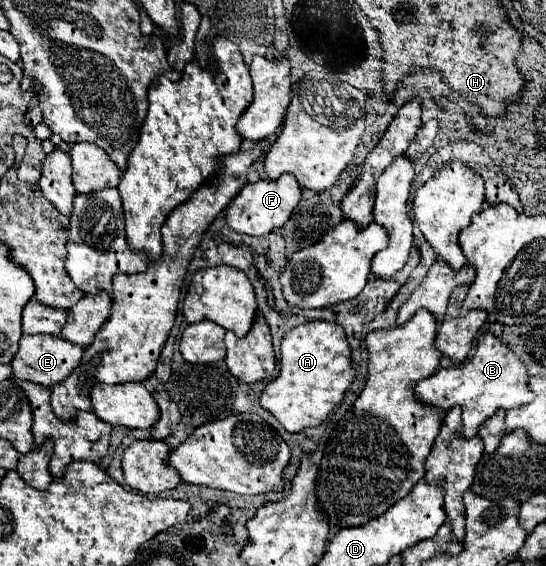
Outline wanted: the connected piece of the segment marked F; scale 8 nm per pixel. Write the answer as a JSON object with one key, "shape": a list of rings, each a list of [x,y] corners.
{"shape":[[[283,174],[279,180],[259,180],[253,184],[245,184],[227,208],[227,224],[231,230],[241,234],[265,236],[271,230],[281,228],[289,220],[299,200],[301,200],[301,186],[293,174]]]}

